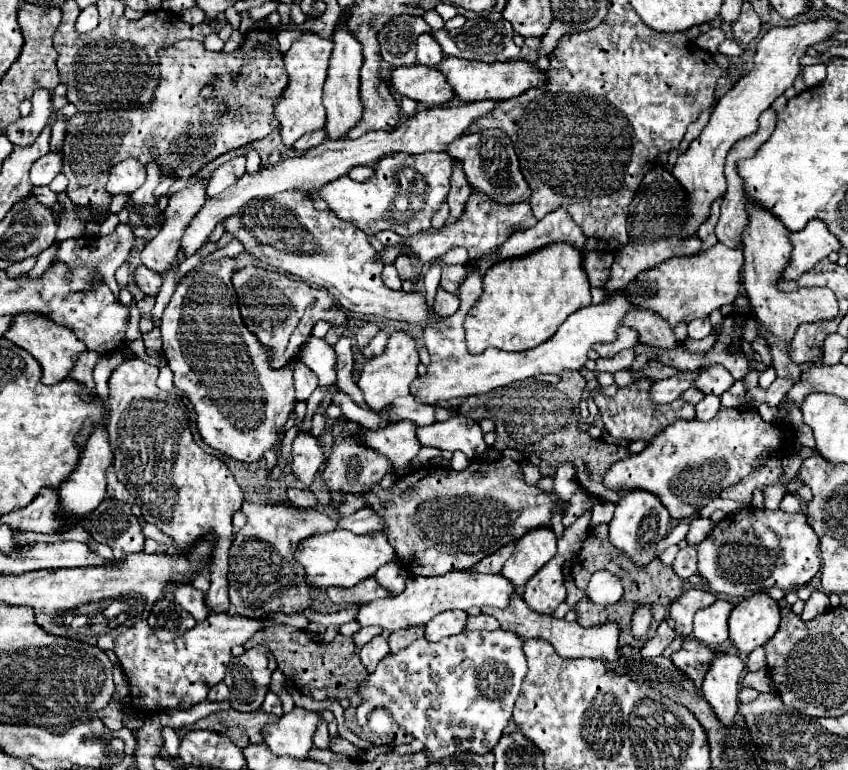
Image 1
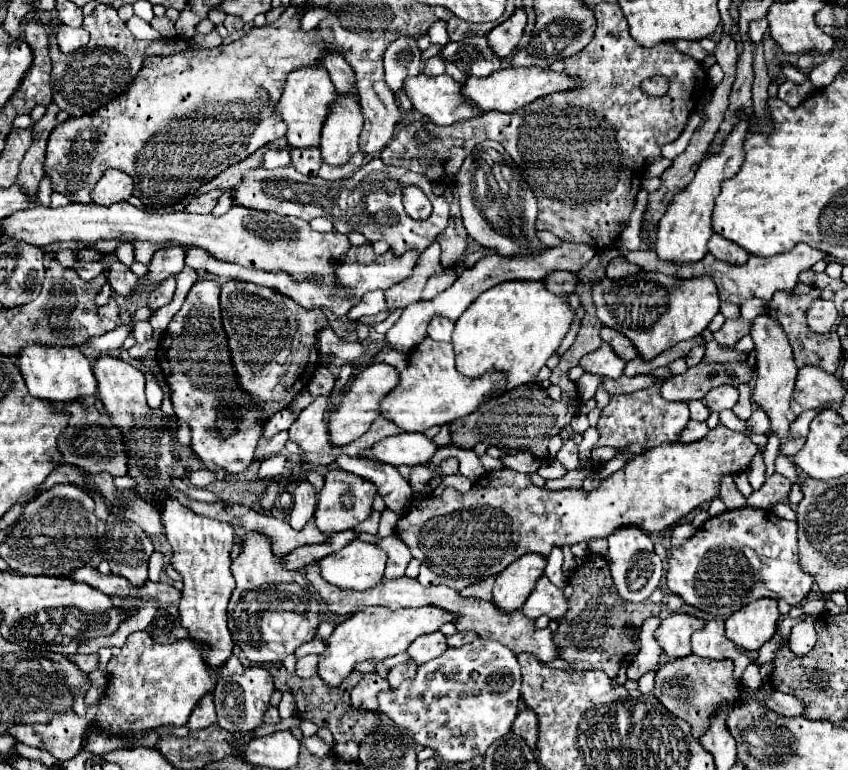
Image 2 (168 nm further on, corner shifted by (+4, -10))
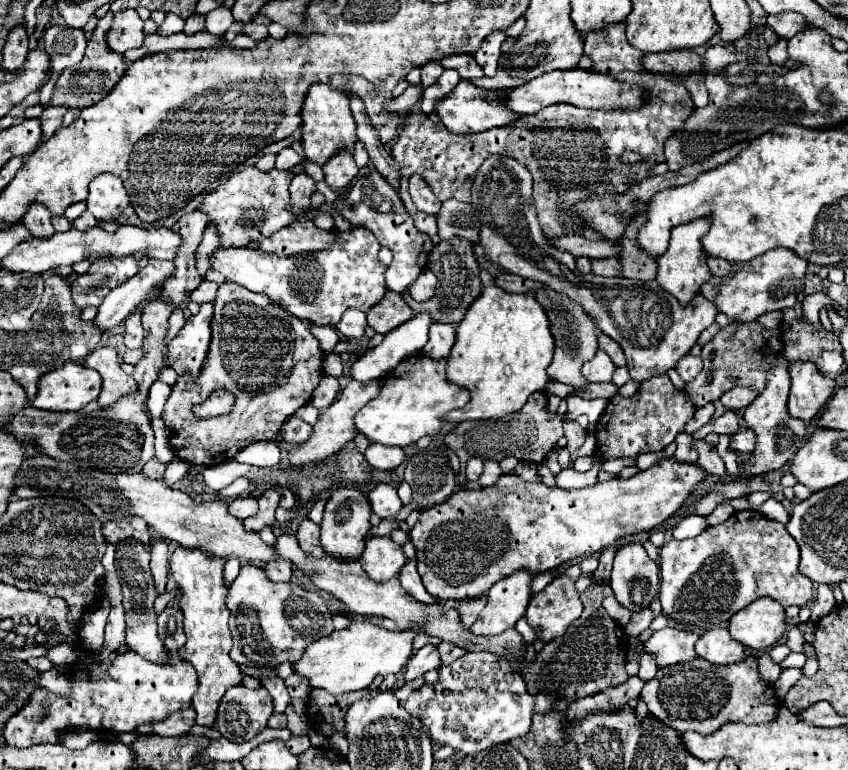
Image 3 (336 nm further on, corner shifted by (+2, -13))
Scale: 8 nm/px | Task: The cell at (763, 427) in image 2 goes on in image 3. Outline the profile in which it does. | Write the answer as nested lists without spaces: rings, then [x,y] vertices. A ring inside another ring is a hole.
[[[744,428],[740,432],[736,432],[734,436],[730,436],[730,448],[738,450],[742,454],[750,454],[756,448],[756,434],[750,428]]]

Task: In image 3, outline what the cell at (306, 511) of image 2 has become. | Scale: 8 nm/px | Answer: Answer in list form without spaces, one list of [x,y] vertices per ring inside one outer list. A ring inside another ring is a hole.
[[[304,518],[300,522],[296,538],[298,538],[302,550],[306,550],[310,554],[324,554],[324,550],[320,546],[320,526],[314,524],[310,518]]]

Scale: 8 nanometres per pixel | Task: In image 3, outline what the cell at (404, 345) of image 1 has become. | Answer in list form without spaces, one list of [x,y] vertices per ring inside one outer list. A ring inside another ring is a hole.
[[[350,380],[348,386],[338,396],[338,400],[320,414],[318,422],[314,424],[314,432],[310,436],[310,442],[306,442],[302,446],[292,446],[292,450],[290,450],[290,462],[294,466],[304,466],[304,464],[310,464],[310,462],[320,462],[320,460],[324,460],[324,458],[340,452],[342,446],[348,444],[350,440],[354,440],[354,436],[356,436],[356,426],[354,426],[356,412],[360,408],[364,408],[372,398],[376,398],[378,392],[380,392],[380,388],[382,388],[382,380],[370,380],[370,382]]]

